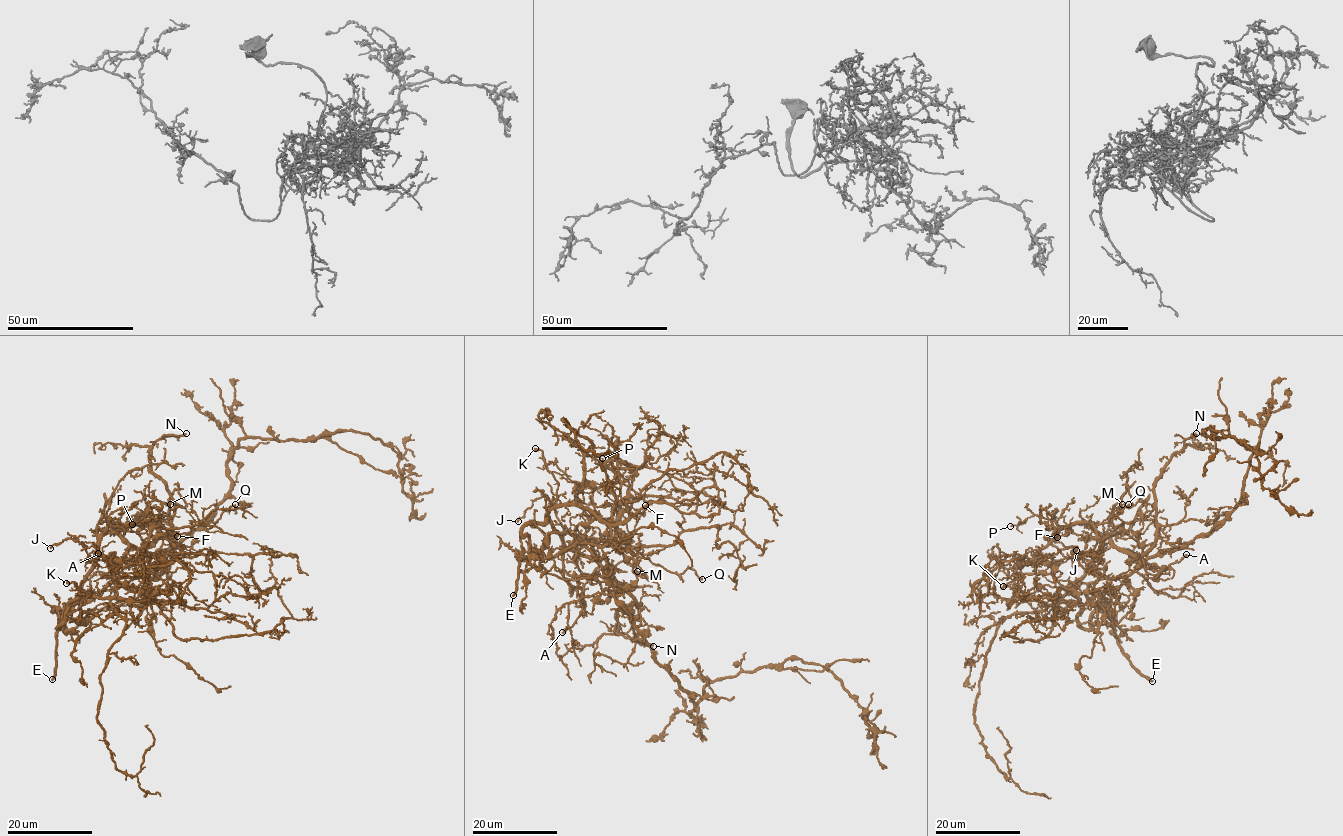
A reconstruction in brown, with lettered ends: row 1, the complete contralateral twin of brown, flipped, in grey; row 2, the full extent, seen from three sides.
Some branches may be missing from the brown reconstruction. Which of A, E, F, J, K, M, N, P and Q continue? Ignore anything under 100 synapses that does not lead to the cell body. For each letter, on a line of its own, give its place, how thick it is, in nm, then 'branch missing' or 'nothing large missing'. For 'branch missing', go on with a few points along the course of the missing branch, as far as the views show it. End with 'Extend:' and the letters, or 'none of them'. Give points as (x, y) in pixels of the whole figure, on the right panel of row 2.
A: (1186, 554) | 240 nm | nothing large missing
E: (1152, 681) | 280 nm | branch missing | (1152, 681), (1176, 701), (1135, 675), (1105, 587), (1143, 594), (1239, 552), (1269, 497), (1231, 472), (1276, 482)
F: (1057, 537) | 120 nm | nothing large missing
J: (1076, 550) | 190 nm | nothing large missing
K: (1003, 586) | 360 nm | nothing large missing
M: (1122, 504) | 120 nm | nothing large missing
N: (1196, 433) | 320 nm | nothing large missing
P: (1010, 526) | 160 nm | nothing large missing
Q: (1128, 504) | 280 nm | nothing large missing
Extend: E

